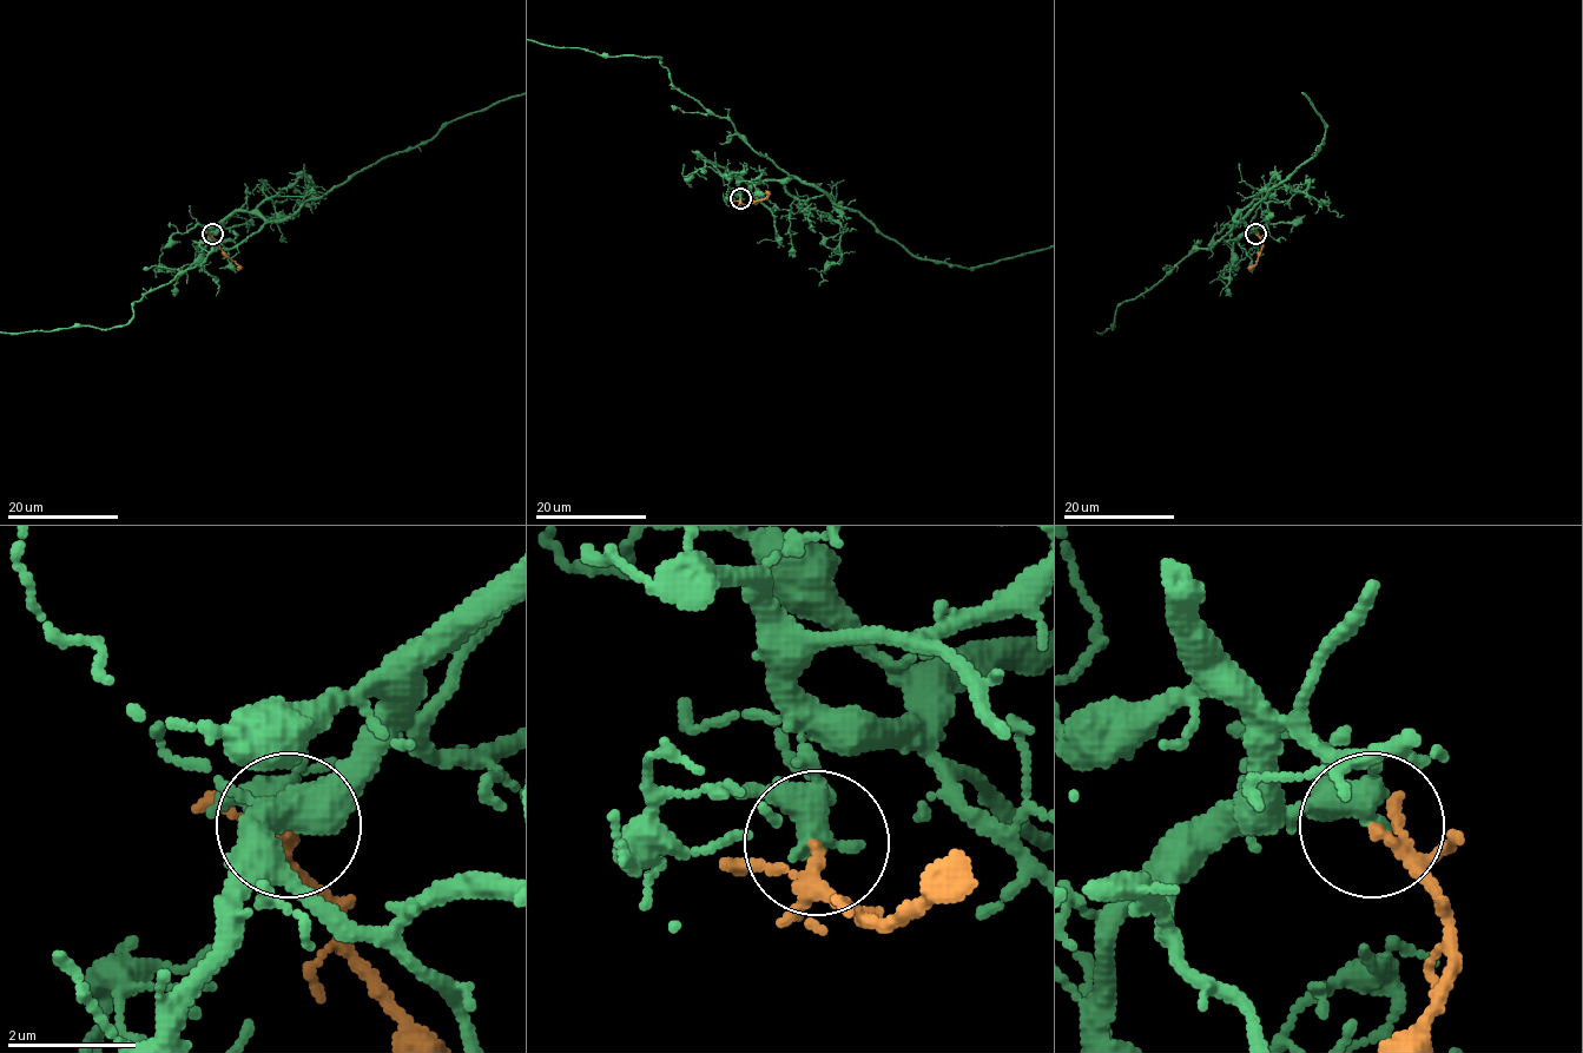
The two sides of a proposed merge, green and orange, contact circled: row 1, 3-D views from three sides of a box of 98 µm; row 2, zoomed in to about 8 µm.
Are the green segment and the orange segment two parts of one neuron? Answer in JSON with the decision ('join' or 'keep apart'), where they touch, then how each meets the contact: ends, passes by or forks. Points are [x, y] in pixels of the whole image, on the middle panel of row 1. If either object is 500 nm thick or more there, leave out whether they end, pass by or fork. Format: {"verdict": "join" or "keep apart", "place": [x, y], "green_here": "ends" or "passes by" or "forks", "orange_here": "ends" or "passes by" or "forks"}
{"verdict": "keep apart", "place": [740, 198], "green_here": "forks", "orange_here": "forks"}

